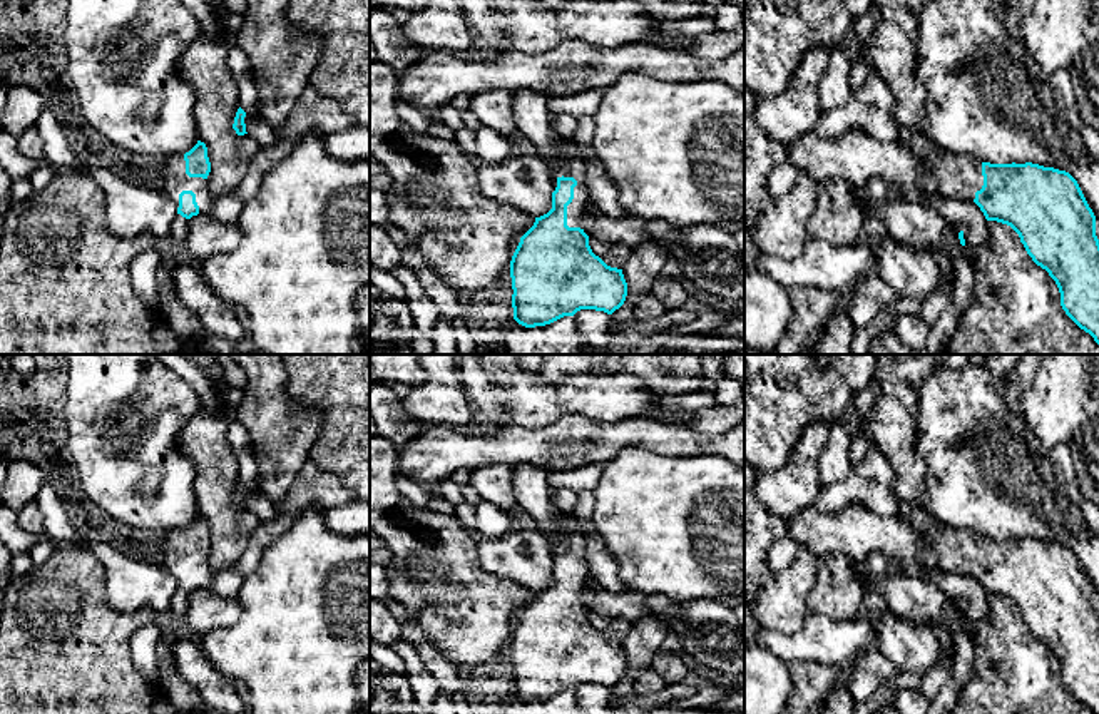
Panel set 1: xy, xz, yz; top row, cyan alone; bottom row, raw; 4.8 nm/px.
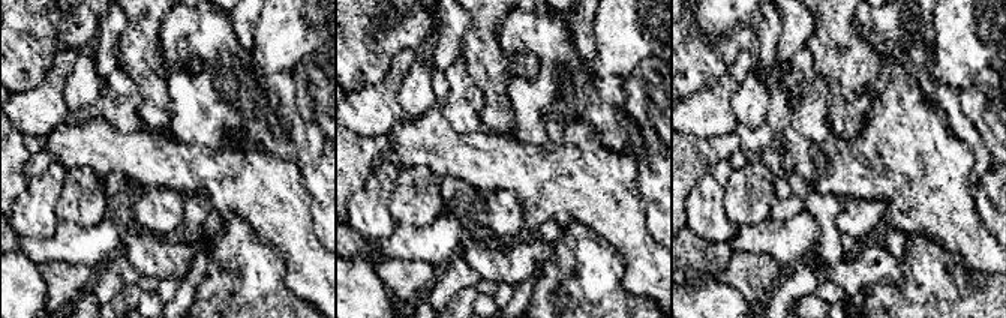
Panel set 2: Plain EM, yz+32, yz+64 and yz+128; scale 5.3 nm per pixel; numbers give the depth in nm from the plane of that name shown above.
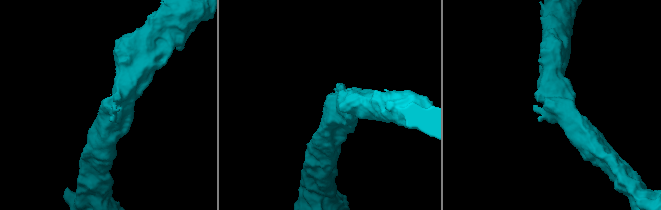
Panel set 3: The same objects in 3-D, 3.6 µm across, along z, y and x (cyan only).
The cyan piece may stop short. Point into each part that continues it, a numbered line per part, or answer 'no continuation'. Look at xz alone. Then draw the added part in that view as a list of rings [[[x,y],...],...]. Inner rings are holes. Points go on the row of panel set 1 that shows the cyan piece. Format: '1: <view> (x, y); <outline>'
1: xz (574, 166); [[[559,139],[559,150],[560,164],[565,169],[564,177],[574,177],[577,181],[577,186],[574,187],[574,199],[567,206],[567,226],[582,229],[582,216],[589,202],[584,161],[577,156],[579,147],[574,142]]]

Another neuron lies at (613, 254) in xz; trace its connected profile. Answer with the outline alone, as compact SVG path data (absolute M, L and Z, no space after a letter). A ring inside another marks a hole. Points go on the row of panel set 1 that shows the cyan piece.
M589 237L589 246L596 256L599 256L607 266L622 269L631 254L631 247L622 244L606 242L597 237Z

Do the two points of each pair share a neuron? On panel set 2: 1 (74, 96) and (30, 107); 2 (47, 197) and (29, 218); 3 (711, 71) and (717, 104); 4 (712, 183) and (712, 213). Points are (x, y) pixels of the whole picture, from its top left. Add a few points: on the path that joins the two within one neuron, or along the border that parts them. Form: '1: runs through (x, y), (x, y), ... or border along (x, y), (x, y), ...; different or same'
1: border along (71, 71), (63, 92), (68, 110); different
2: runs through (42, 201), (33, 213); same
3: border along (717, 81), (687, 98); different
4: runs through (711, 191), (711, 206); same

